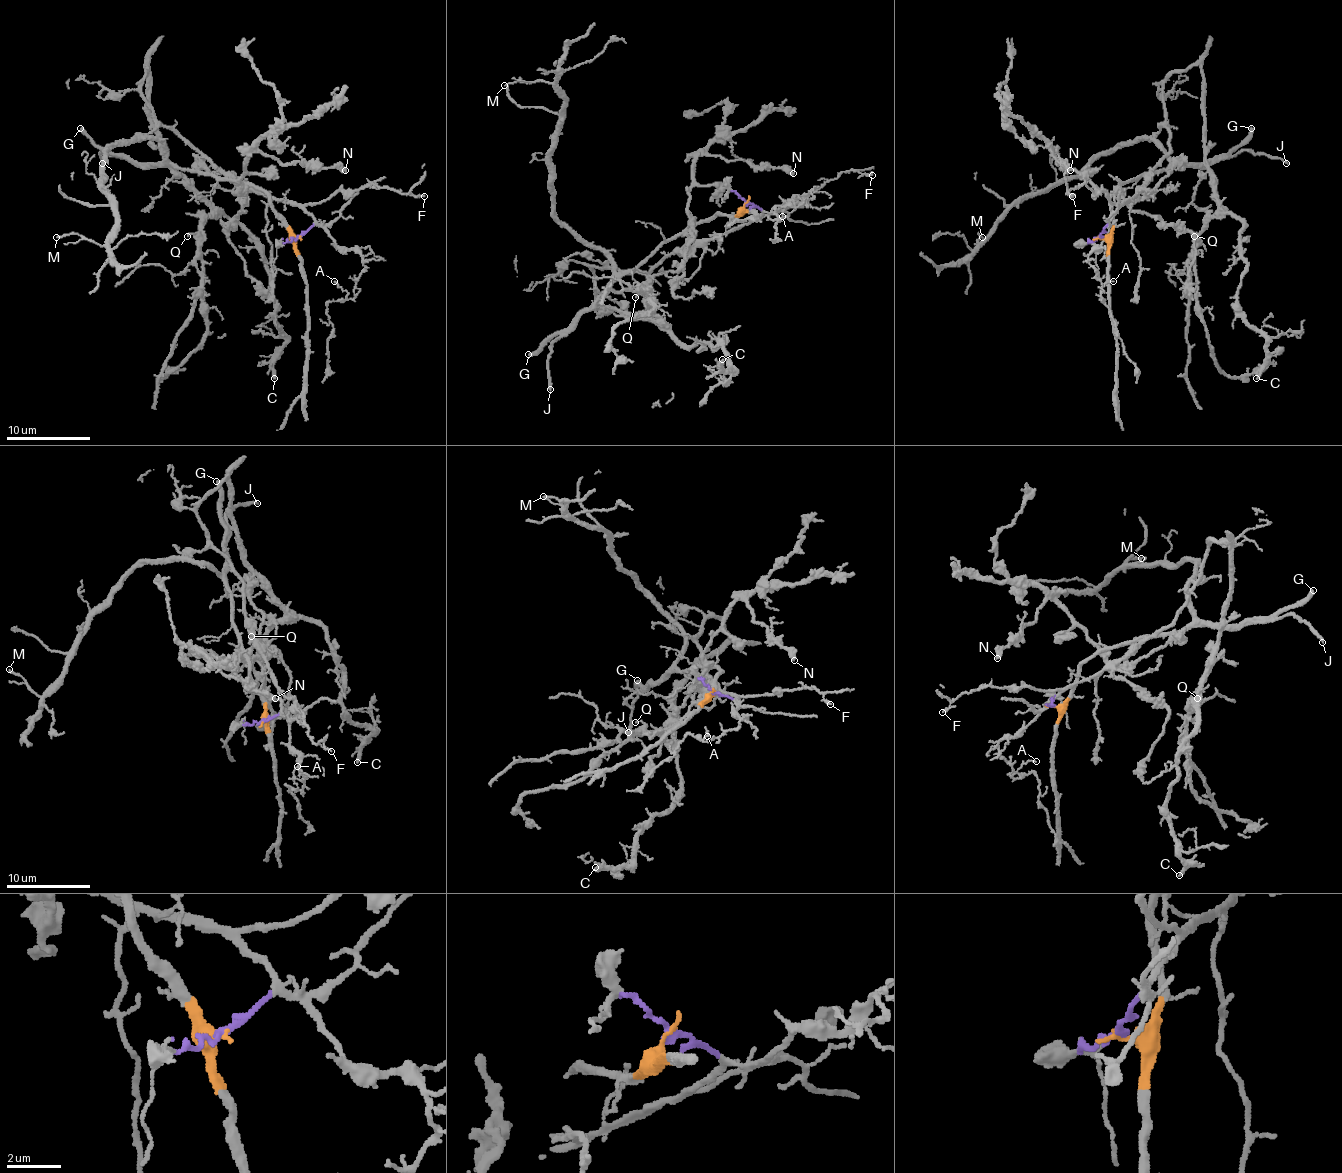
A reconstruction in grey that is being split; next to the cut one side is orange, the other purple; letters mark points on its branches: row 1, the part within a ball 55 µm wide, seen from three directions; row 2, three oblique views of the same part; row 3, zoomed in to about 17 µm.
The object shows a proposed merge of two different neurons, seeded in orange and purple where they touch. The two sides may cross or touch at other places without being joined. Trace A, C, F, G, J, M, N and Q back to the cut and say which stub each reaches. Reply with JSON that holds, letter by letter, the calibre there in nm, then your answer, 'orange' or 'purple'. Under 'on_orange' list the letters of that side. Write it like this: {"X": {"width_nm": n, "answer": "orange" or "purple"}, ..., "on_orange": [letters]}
{"A": {"width_nm": 100, "answer": "purple"}, "C": {"width_nm": 280, "answer": "purple"}, "F": {"width_nm": 140, "answer": "purple"}, "G": {"width_nm": 320, "answer": "orange"}, "J": {"width_nm": 280, "answer": "orange"}, "M": {"width_nm": 150, "answer": "orange"}, "N": {"width_nm": 460, "answer": "orange"}, "Q": {"width_nm": 150, "answer": "purple"}, "on_orange": ["G", "J", "M", "N"]}

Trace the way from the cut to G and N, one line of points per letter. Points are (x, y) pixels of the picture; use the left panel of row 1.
G: (298, 239), (266, 195), (247, 184), (216, 180), (170, 165), (134, 165), (103, 151), (80, 127)
N: (298, 239), (266, 195), (250, 186), (239, 190), (243, 163), (254, 153), (266, 153), (281, 163), (346, 169)

